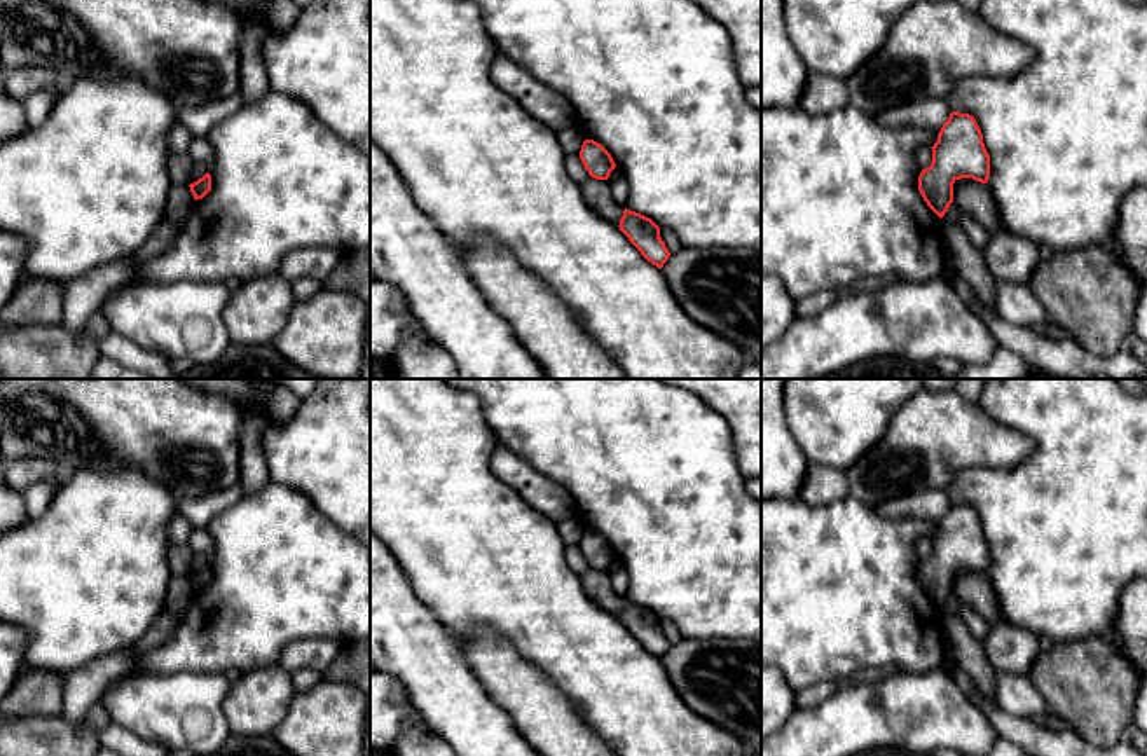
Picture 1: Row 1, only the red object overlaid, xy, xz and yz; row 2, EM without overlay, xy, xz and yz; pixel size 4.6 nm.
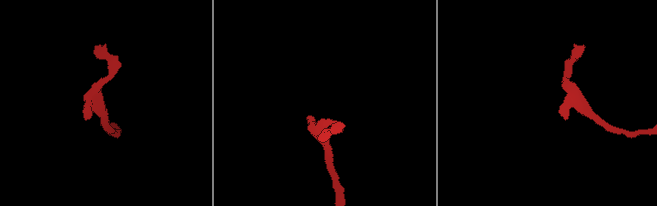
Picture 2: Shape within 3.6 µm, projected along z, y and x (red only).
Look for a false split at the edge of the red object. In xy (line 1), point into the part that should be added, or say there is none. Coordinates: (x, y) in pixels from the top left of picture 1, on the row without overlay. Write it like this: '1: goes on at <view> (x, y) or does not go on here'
1: does not go on here

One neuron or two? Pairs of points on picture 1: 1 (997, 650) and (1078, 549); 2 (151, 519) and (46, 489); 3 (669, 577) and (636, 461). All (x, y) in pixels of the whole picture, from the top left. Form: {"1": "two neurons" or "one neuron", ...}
{"1": "two neurons", "2": "two neurons", "3": "one neuron"}

